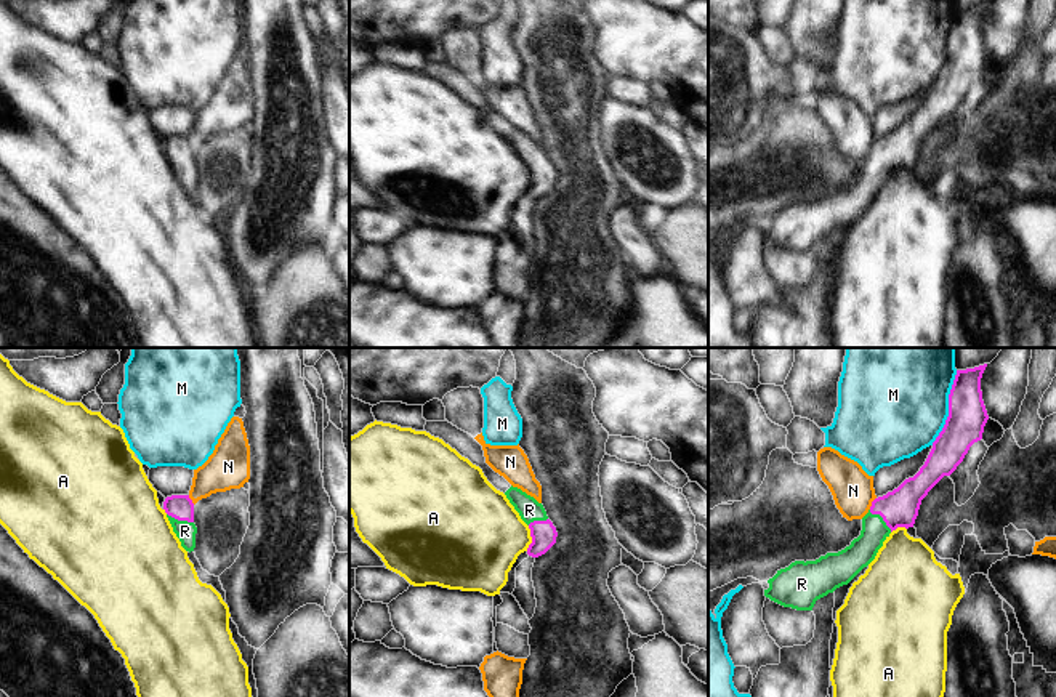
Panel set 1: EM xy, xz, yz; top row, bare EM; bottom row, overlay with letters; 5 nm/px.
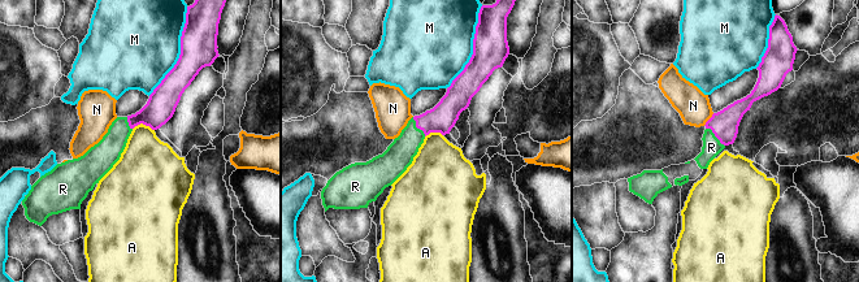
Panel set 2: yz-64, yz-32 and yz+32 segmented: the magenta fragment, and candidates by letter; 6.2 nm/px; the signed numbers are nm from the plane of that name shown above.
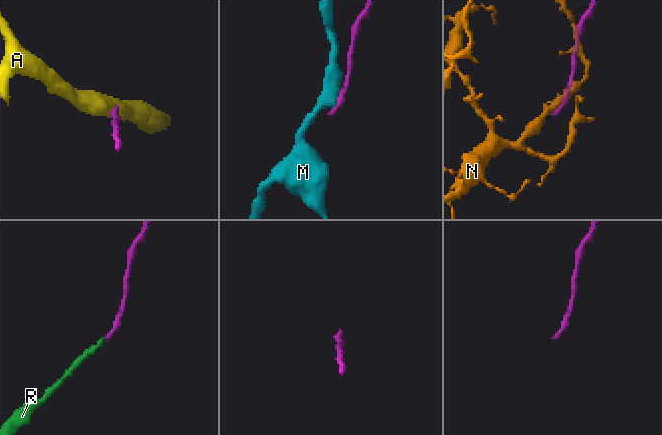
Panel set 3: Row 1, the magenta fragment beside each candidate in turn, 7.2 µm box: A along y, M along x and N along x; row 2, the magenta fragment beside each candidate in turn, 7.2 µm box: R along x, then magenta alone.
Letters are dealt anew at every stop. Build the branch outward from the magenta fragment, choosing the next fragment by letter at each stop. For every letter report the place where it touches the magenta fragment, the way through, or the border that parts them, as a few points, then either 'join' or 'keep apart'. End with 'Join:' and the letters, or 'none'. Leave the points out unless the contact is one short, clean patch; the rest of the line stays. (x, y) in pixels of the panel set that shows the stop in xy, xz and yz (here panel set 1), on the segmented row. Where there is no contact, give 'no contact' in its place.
A: meets magenta in xz at (532, 539); border along xz (529, 526), (531, 543), (526, 550); keep apart
M: meets magenta in yz at (949, 407); keep apart
N: meets magenta in yz at (872, 503); keep apart
R: meets magenta in yz at (882, 516); runs through yz (899, 508), (882, 516), (862, 550); join
Join: R

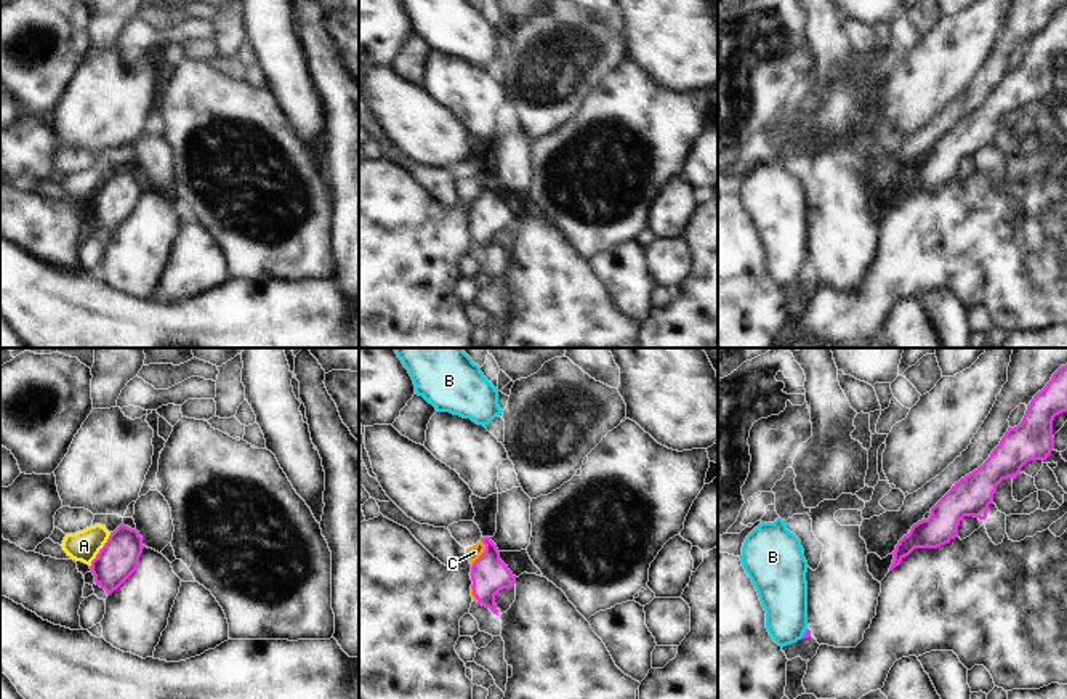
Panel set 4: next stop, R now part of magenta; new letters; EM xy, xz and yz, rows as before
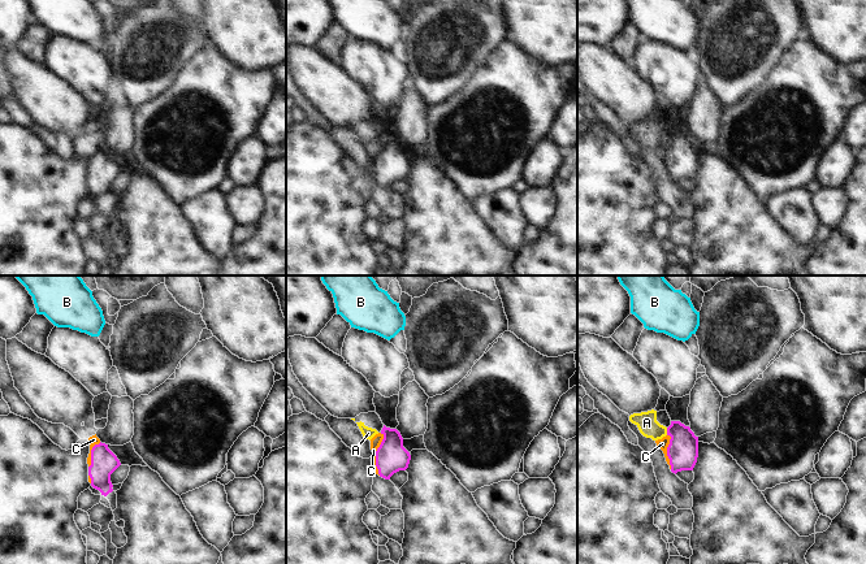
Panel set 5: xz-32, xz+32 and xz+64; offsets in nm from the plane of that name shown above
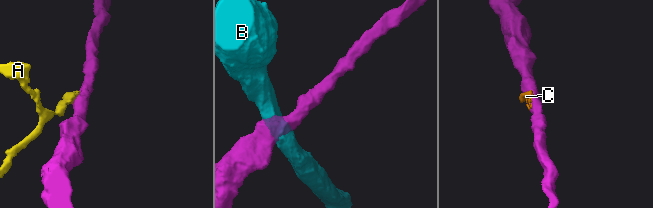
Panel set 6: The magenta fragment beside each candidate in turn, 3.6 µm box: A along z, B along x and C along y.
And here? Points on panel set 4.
A: meets magenta in xy at (100, 550); border along xy (111, 533), (90, 566); keep apart
B: meets magenta in yz at (805, 634); border along yz (808, 629), (801, 637); keep apart
C: meets magenta in xz at (483, 553); border along xz (481, 539), (484, 552), (471, 566); keep apart
Join: none

